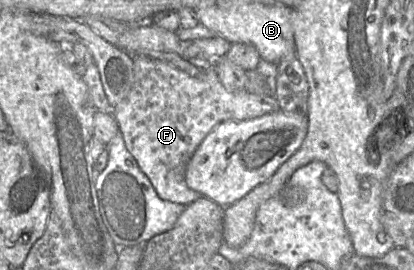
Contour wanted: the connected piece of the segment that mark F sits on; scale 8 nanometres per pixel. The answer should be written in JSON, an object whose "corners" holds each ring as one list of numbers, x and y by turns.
{"corners":[[147,56,133,58,134,82,128,95,113,108,120,133,127,150,152,183,157,195,163,199,187,206,201,198,185,181,188,162,203,139,219,124,228,120,245,120,278,109,275,96,264,97,247,91,229,92,215,70,193,77,166,61]]}

